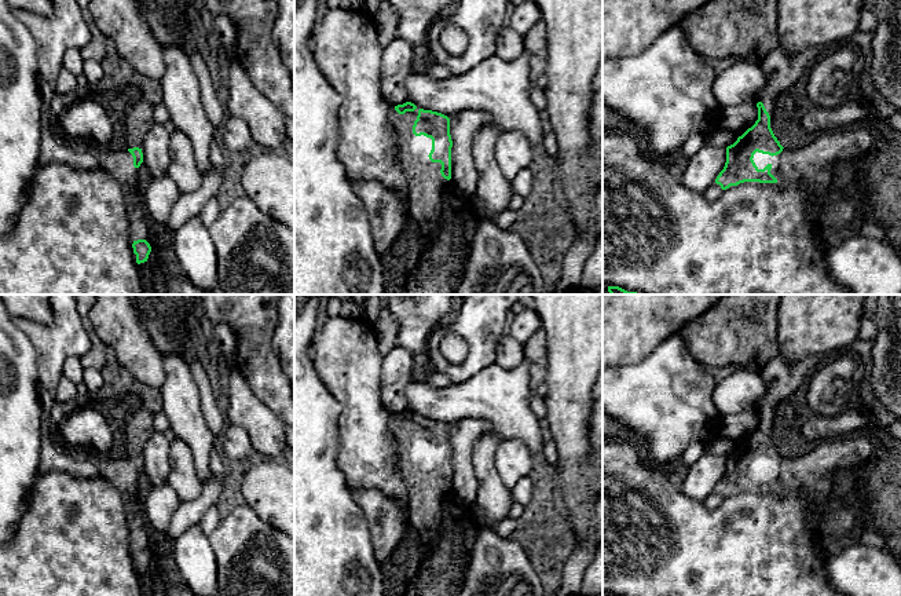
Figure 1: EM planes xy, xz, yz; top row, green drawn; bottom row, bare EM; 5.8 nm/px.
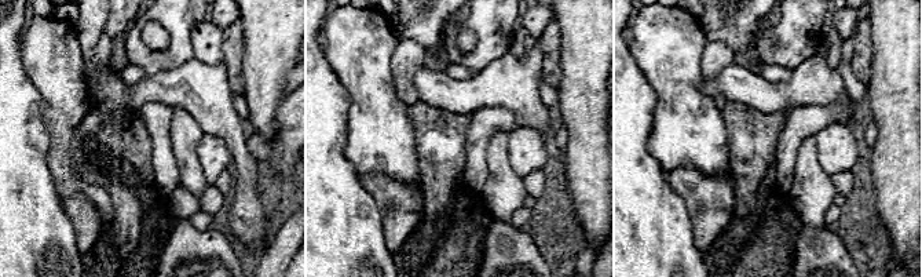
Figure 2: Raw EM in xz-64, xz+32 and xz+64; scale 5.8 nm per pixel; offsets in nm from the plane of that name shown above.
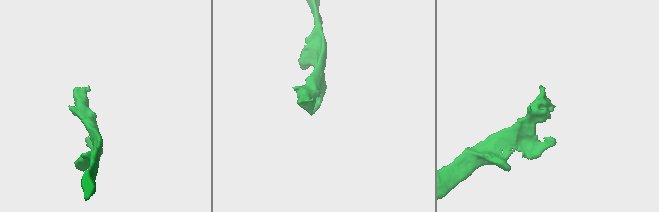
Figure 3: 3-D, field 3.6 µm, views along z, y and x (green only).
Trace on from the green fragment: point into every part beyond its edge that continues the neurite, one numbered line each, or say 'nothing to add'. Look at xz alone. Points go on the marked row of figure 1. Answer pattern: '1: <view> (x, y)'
1: xz (424, 179)

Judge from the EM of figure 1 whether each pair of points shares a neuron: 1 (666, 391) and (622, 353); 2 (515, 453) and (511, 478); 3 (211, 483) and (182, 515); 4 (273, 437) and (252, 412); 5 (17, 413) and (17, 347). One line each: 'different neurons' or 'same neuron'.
1: different neurons
2: same neuron
3: same neuron
4: same neuron
5: same neuron

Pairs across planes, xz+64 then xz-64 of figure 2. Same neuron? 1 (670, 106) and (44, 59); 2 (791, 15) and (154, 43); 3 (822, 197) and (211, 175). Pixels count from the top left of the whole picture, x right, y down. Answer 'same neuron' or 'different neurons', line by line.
1: same neuron
2: different neurons
3: different neurons

